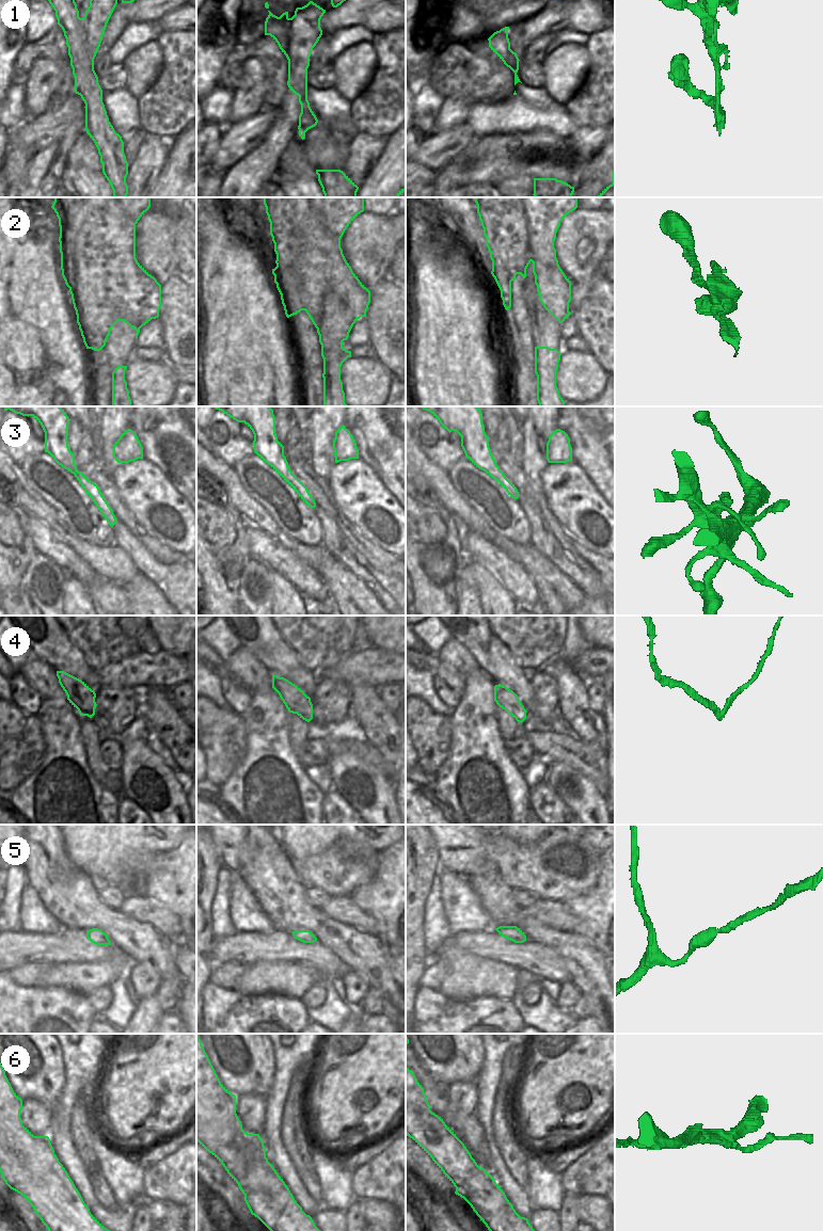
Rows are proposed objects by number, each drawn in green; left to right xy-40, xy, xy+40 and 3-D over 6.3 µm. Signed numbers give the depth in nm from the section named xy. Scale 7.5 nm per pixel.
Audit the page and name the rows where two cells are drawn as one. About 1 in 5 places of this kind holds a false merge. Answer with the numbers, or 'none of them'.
1, 2, 4, 6.

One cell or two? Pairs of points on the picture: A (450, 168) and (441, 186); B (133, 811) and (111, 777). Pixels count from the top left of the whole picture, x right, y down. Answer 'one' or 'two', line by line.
A: one
B: two

